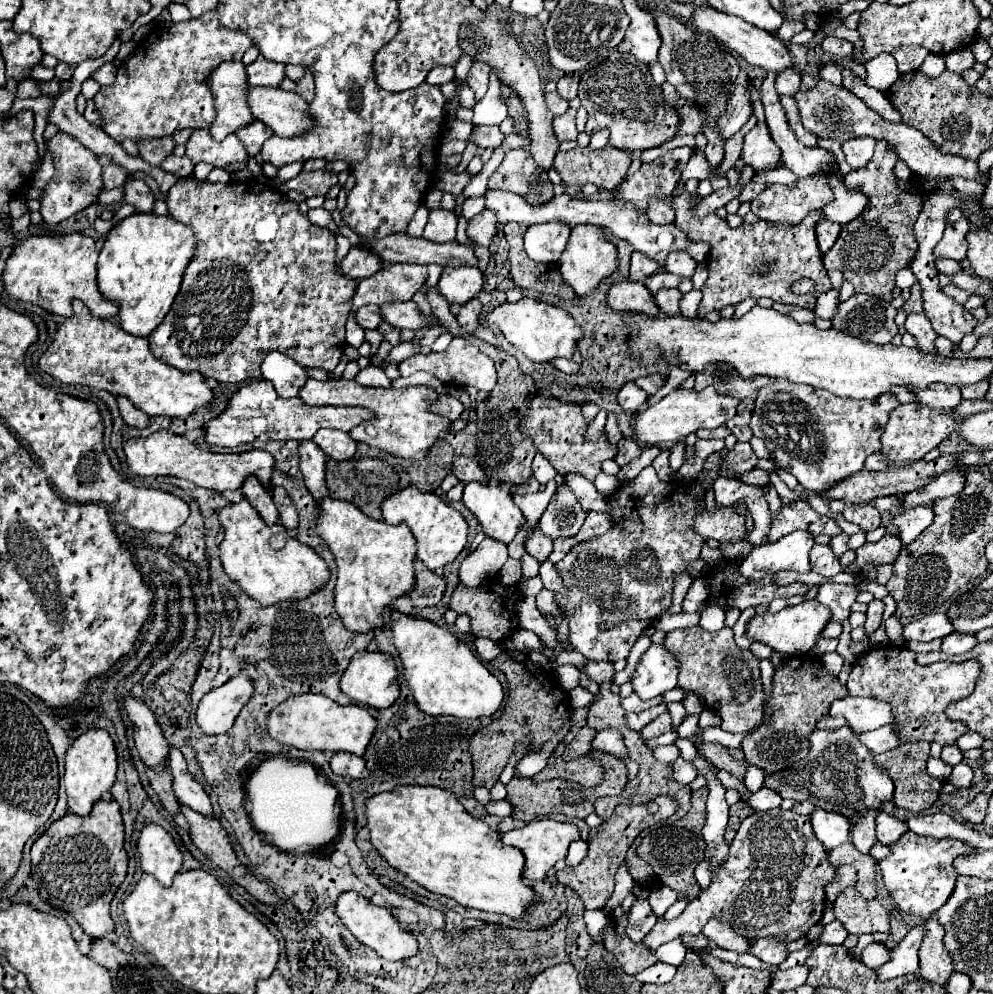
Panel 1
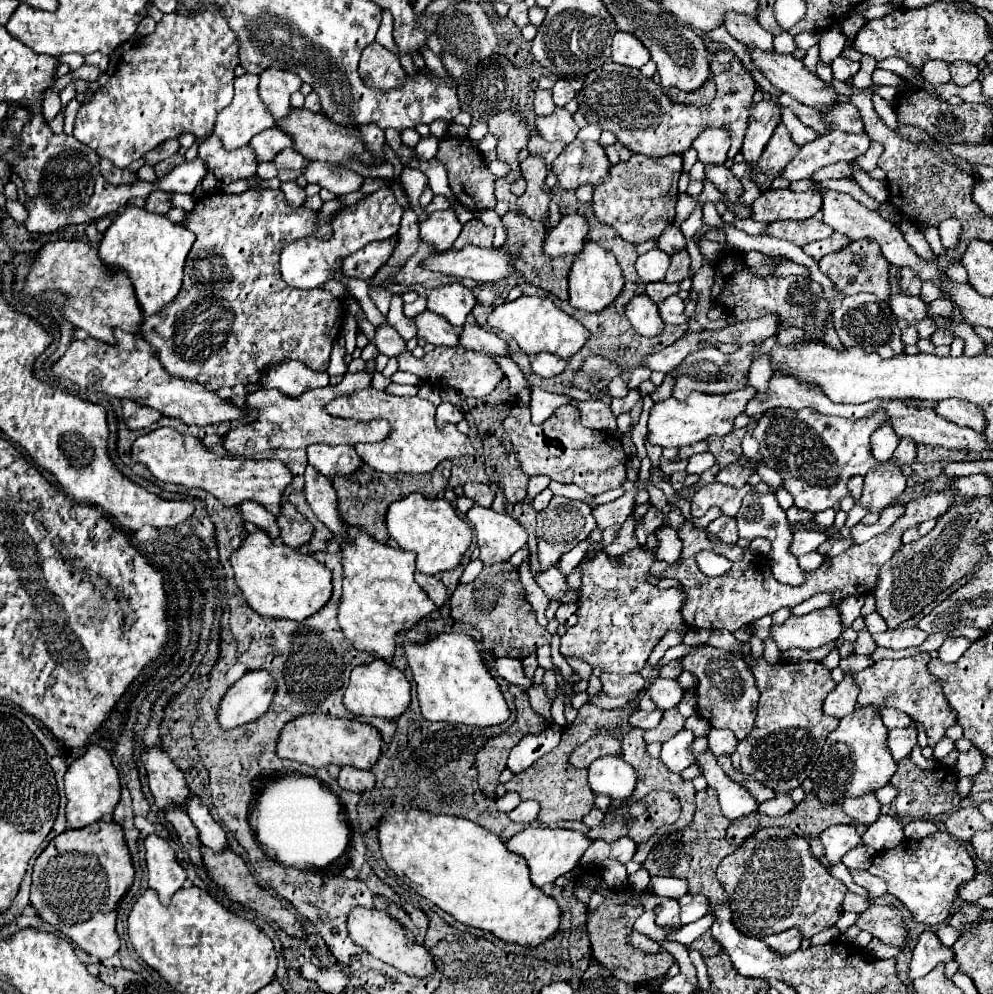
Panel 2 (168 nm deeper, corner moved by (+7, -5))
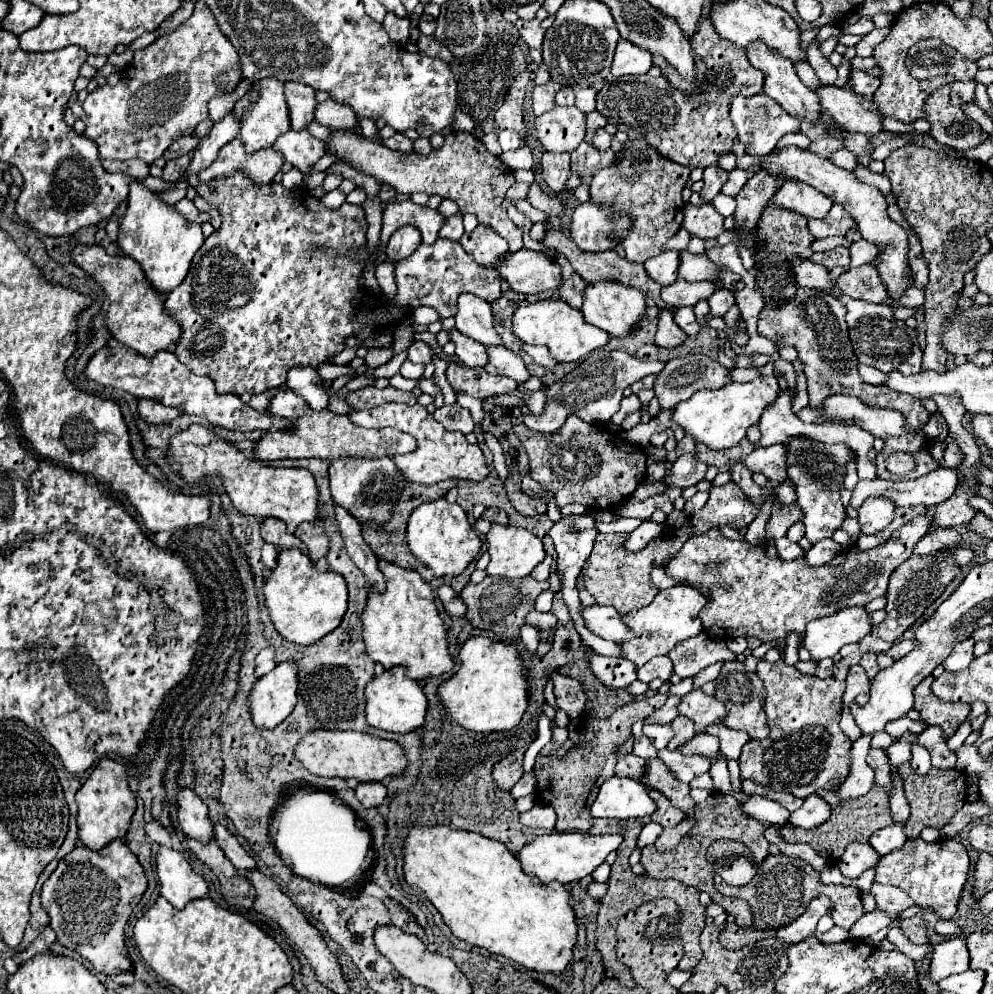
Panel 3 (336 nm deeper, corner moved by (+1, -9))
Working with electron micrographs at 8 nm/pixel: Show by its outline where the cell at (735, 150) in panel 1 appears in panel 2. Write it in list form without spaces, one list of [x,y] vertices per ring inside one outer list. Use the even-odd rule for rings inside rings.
[[[714,53],[710,57],[710,69],[716,81],[716,99],[708,107],[686,107],[672,103],[652,79],[642,77],[640,69],[606,63],[604,67],[586,75],[582,89],[576,93],[578,111],[586,117],[588,123],[612,131],[626,149],[632,153],[644,153],[648,157],[662,155],[683,155],[693,140],[709,127],[726,127],[730,131],[731,147],[727,157],[733,159],[740,151],[746,127],[748,127],[748,109],[756,83],[750,71],[732,55],[732,53]]]

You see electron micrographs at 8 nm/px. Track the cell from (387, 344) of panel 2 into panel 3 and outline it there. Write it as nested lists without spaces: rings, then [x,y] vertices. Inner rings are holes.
[[[416,341],[416,343],[412,343],[412,345],[408,347],[408,359],[414,359],[416,363],[428,365],[428,363],[434,359],[434,355],[432,355],[430,347],[428,347],[424,341]]]

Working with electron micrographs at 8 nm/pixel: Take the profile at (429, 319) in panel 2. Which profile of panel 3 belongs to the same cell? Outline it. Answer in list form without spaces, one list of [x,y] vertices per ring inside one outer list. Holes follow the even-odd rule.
[[[456,329],[450,331],[452,341],[456,343],[456,355],[466,367],[486,367],[488,351],[484,345],[478,345],[478,341],[470,341],[470,337],[458,333]]]

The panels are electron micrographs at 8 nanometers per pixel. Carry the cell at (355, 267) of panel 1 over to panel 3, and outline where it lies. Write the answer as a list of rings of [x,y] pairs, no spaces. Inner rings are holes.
[[[412,225],[400,227],[392,233],[392,237],[386,245],[386,257],[390,261],[400,261],[400,259],[412,255],[420,243],[422,243],[422,237],[416,227],[412,227]]]

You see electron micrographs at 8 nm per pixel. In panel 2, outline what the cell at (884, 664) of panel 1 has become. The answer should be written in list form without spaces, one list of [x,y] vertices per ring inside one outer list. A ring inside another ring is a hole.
[[[918,653],[916,657],[906,659],[882,659],[862,671],[856,671],[852,677],[860,689],[858,703],[886,703],[904,711],[912,717],[912,721],[924,725],[928,745],[934,747],[944,737],[946,729],[956,723],[956,711],[950,707],[940,681],[928,673],[928,659],[928,653]]]

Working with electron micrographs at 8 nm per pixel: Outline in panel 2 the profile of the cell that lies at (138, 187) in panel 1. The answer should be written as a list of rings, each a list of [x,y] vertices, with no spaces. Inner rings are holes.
[[[152,191],[152,193],[148,195],[148,199],[146,199],[146,205],[144,205],[146,211],[150,211],[150,213],[160,213],[160,215],[164,215],[170,207],[172,207],[172,205],[170,205],[168,193],[164,193],[164,191]]]

